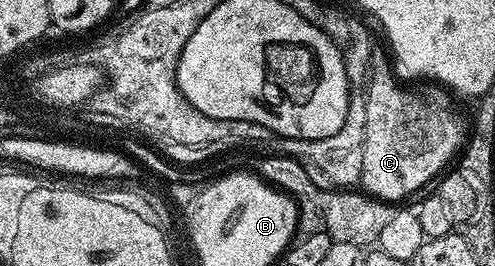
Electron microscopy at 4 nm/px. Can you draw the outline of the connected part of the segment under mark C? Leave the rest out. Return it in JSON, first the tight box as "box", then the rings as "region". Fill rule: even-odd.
{"box":[359,46,465,202],"region":[[[376,46],[367,67],[365,146],[359,184],[368,196],[386,202],[400,202],[431,179],[434,181],[465,144],[463,120],[455,113],[448,89],[434,82],[423,86],[427,88],[406,88],[402,83],[406,84],[397,75],[388,53]]]}

